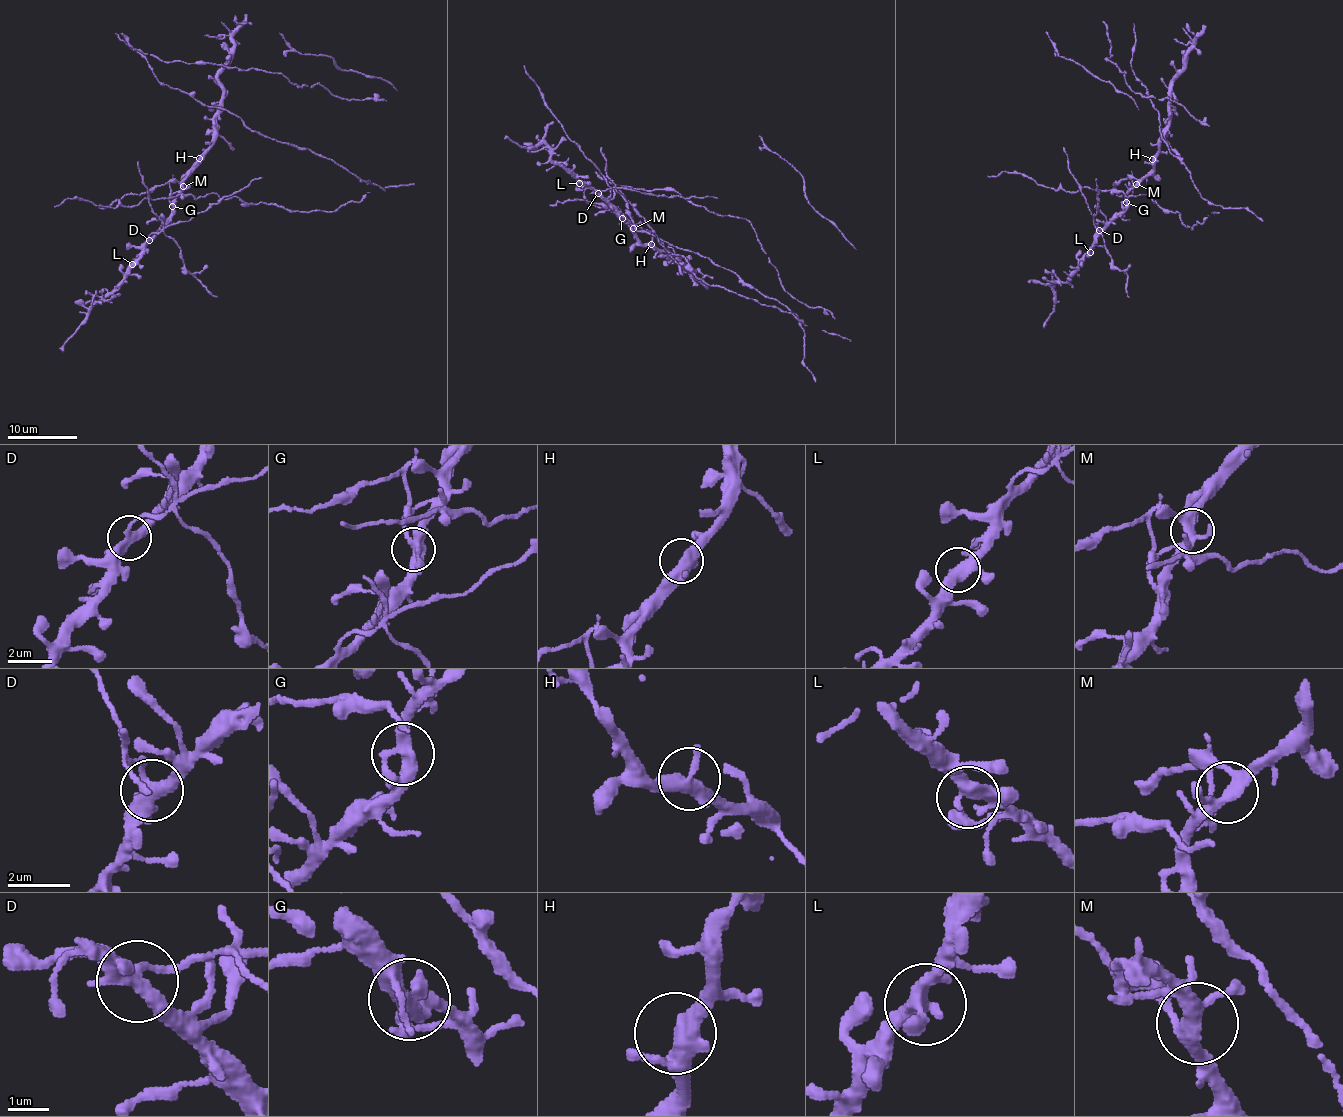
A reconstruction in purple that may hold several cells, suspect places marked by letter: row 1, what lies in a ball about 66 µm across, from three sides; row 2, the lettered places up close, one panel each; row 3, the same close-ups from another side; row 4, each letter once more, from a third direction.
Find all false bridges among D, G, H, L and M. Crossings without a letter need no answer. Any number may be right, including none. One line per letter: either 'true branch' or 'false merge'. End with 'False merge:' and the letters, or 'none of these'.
D: false merge
G: false merge
H: true branch
L: true branch
M: true branch
False merge: D, G

